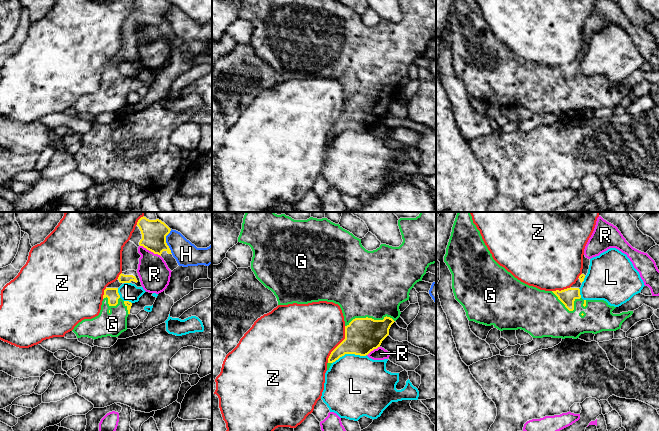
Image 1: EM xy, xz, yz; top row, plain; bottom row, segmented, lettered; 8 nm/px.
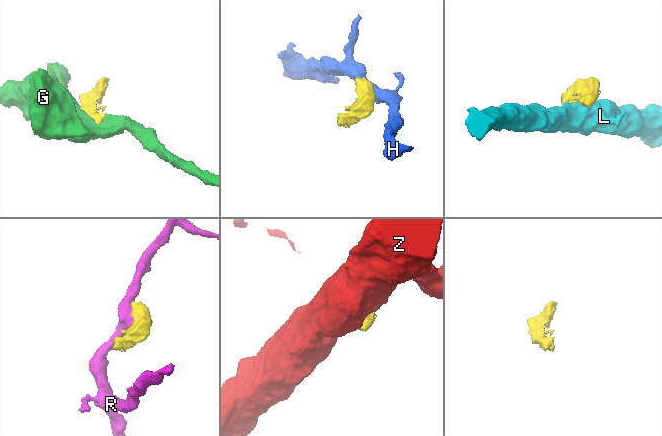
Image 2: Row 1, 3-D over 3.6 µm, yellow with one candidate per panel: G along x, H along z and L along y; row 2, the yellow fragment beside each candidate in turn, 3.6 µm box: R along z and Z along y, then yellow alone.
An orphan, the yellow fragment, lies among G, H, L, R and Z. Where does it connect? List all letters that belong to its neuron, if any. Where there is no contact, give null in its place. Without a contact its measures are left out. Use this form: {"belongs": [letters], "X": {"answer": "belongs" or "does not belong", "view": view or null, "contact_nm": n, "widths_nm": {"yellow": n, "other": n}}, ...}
{"belongs": ["G"], "G": {"answer": "belongs", "view": "xz", "contact_nm": 400, "widths_nm": {"yellow": 280, "other": 480}}, "H": {"answer": "does not belong", "view": "xy", "contact_nm": 200, "widths_nm": {"yellow": 200, "other": 190}}, "L": {"answer": "does not belong", "view": "xz", "contact_nm": 280, "widths_nm": {"yellow": 280, "other": 460}}, "R": {"answer": "does not belong", "view": "xy", "contact_nm": 190, "widths_nm": {"yellow": 200, "other": 240}}, "Z": {"answer": "does not belong", "view": "xz", "contact_nm": 320, "widths_nm": {"yellow": 280, "other": 460}}}

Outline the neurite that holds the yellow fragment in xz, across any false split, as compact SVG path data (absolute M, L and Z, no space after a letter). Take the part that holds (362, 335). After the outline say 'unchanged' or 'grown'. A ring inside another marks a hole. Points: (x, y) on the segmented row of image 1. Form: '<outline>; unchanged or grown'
M246 212L238 242L251 247L251 269L256 278L274 293L278 305L327 301L340 306L345 321L345 339L331 352L327 363L329 370L331 364L345 354L366 356L380 347L389 335L391 325L400 317L400 304L409 300L410 290L422 281L427 268L436 263L436 212L420 212L416 218L400 218L398 226L403 239L399 247L381 244L376 250L368 251L362 246L361 239L327 218L294 220L274 212Z; grown

